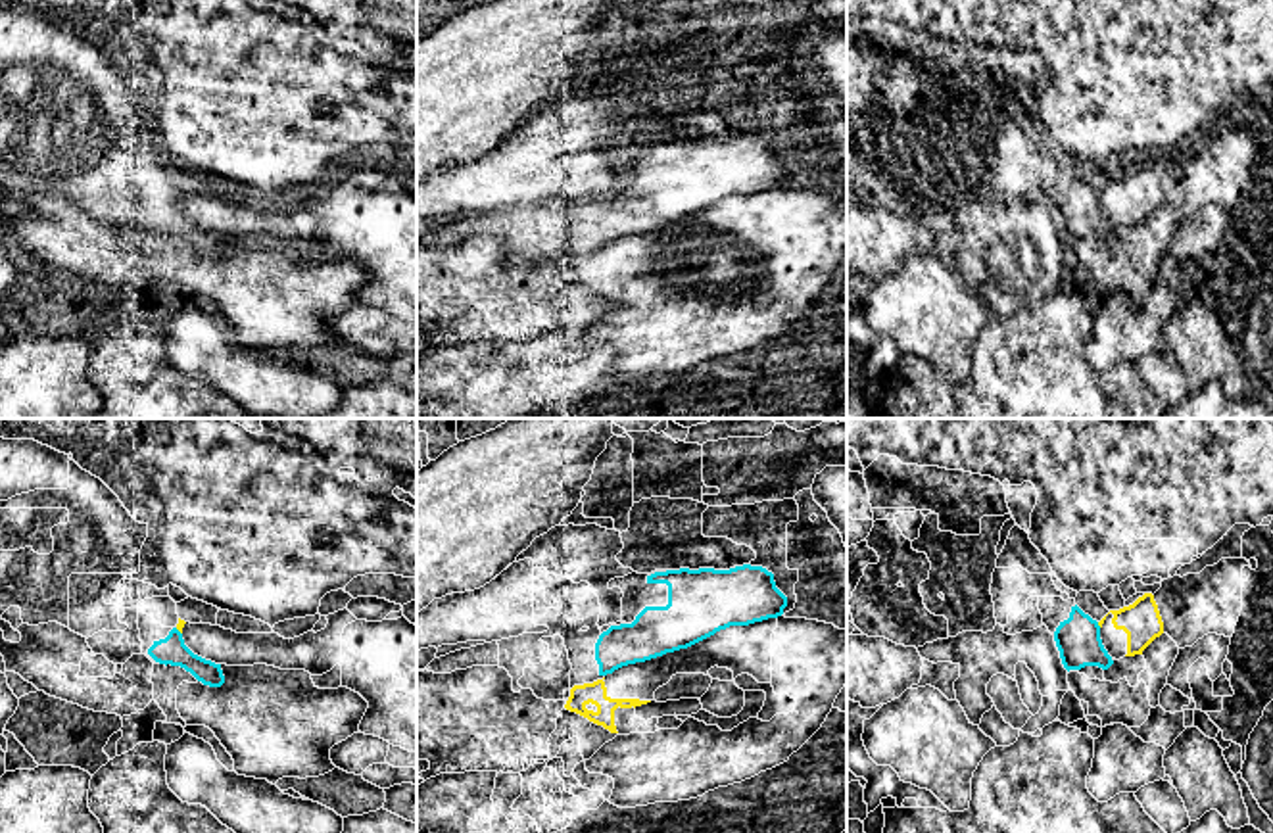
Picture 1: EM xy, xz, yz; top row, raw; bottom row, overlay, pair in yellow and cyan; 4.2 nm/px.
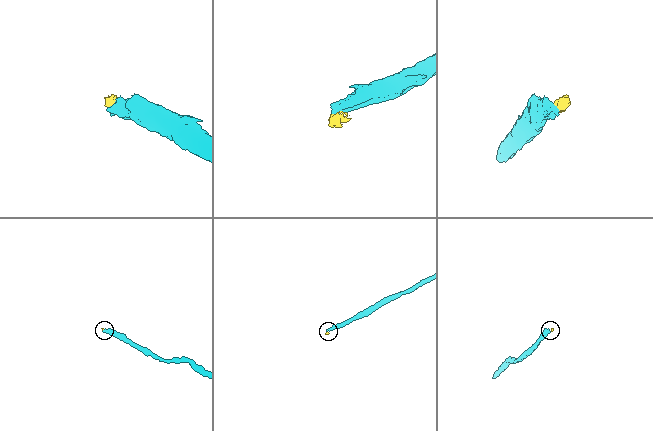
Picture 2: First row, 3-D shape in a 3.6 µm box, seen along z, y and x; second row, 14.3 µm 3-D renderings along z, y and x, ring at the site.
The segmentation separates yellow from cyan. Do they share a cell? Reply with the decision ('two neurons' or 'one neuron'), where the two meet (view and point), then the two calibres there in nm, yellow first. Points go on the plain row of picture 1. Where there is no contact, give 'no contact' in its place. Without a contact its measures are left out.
two neurons; contact yz (1099, 194); calibres 160 and 190 nm

